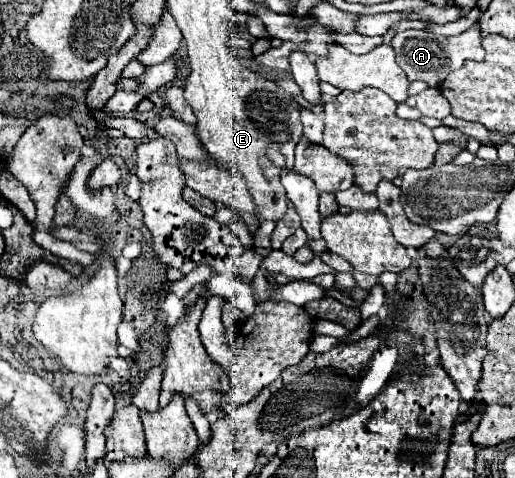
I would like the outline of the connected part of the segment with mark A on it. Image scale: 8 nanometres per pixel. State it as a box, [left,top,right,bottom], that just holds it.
[391,22,485,88]

